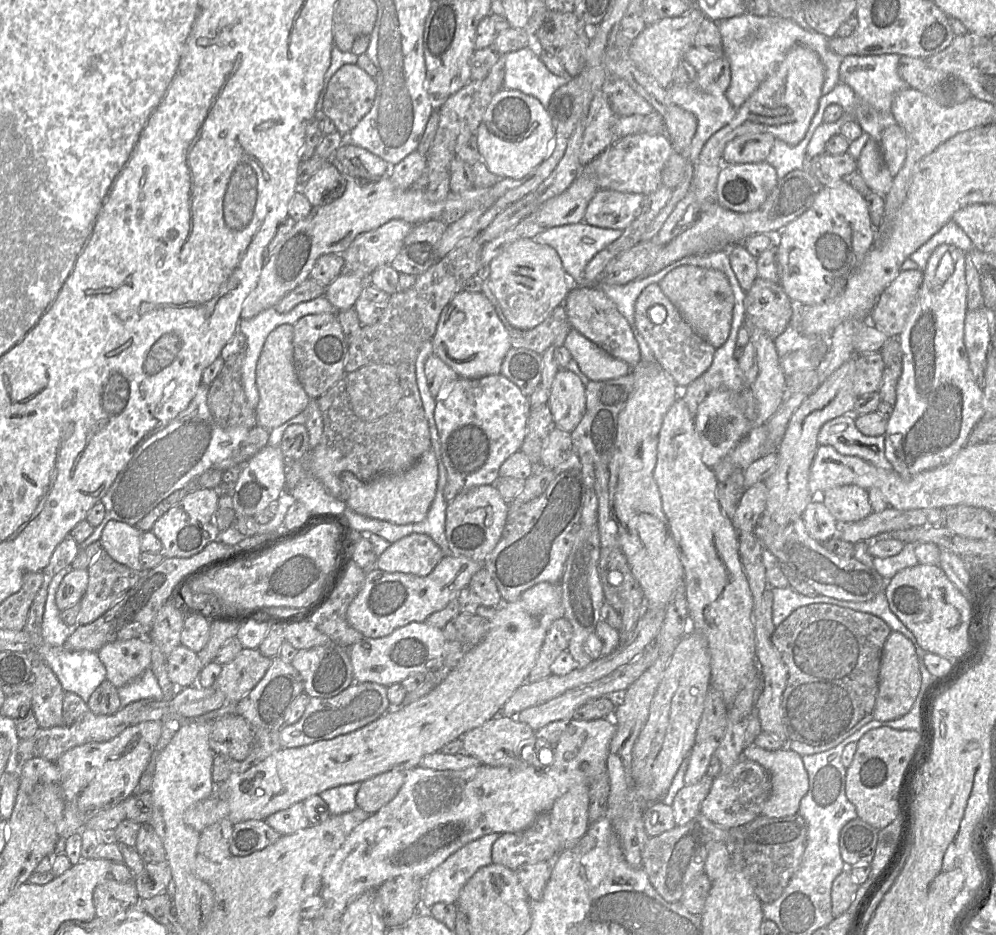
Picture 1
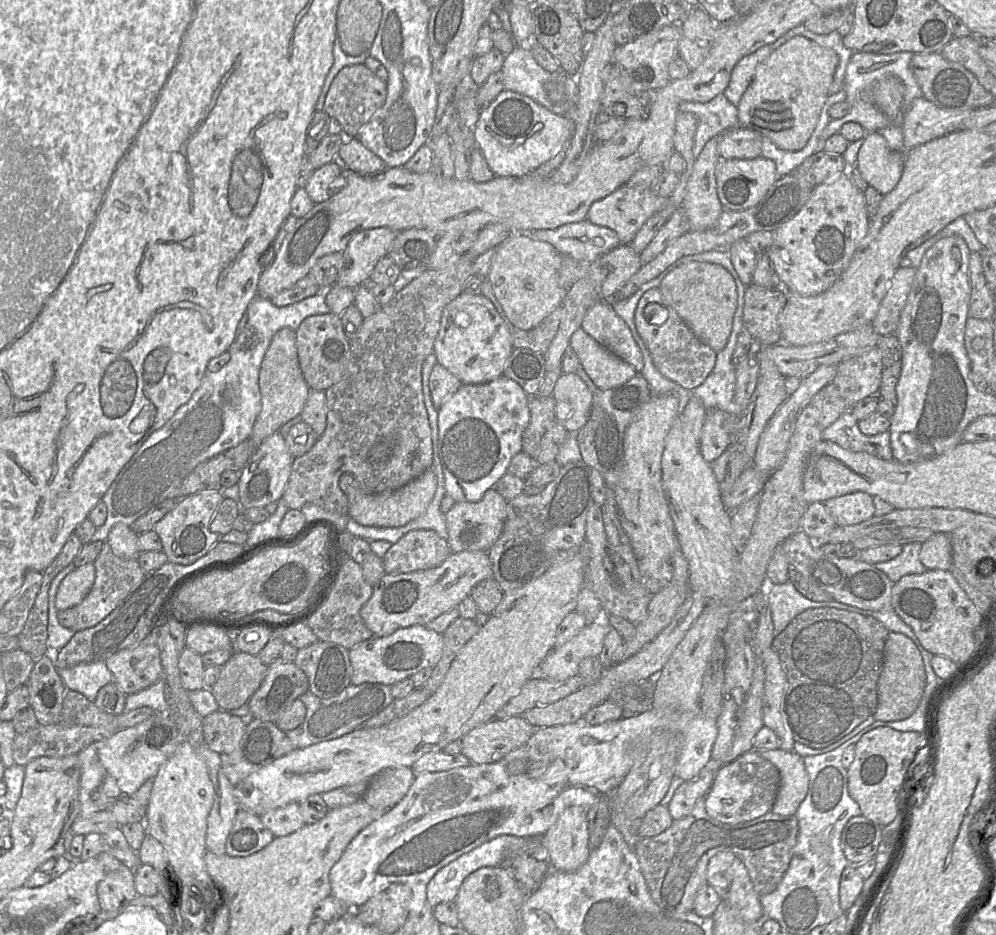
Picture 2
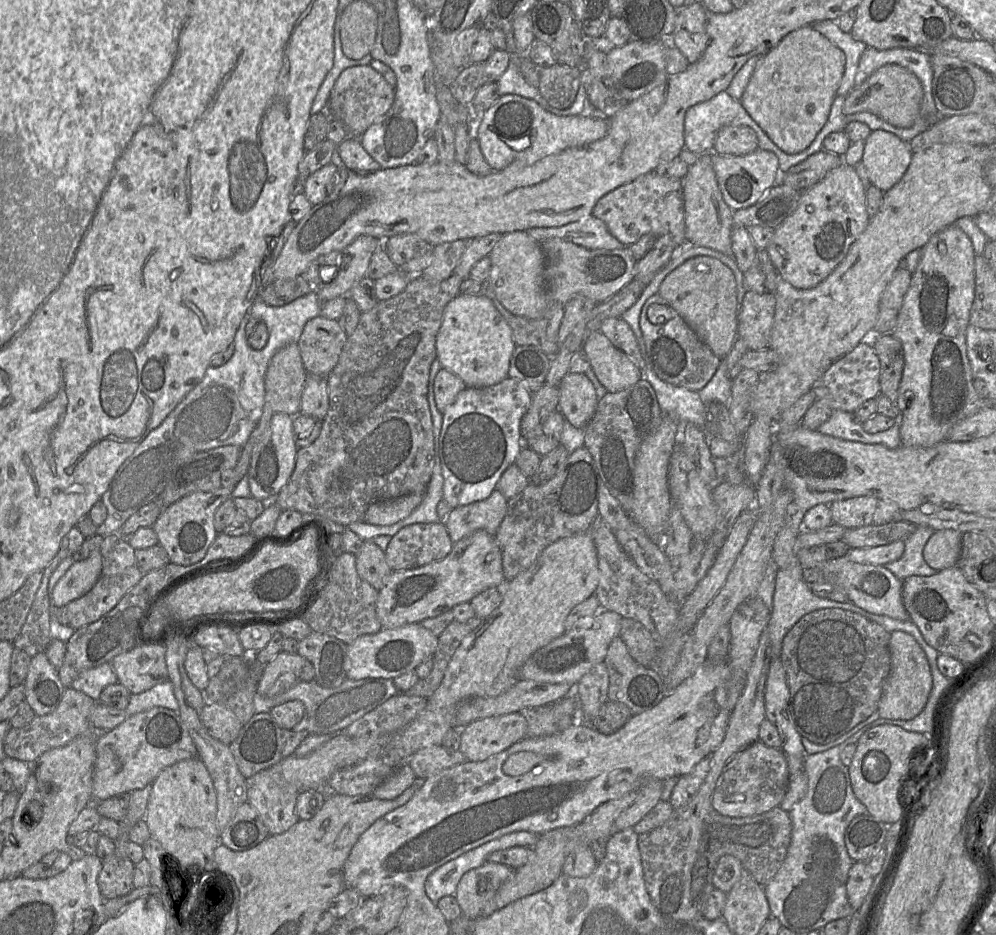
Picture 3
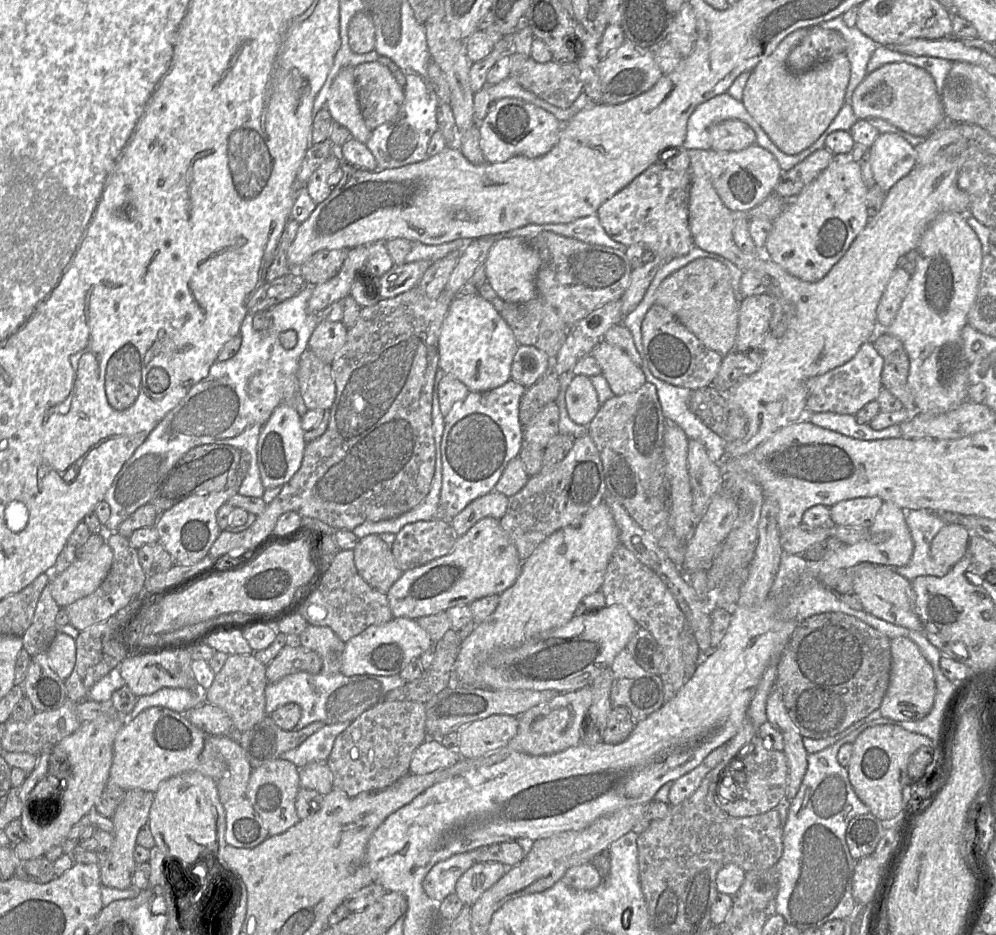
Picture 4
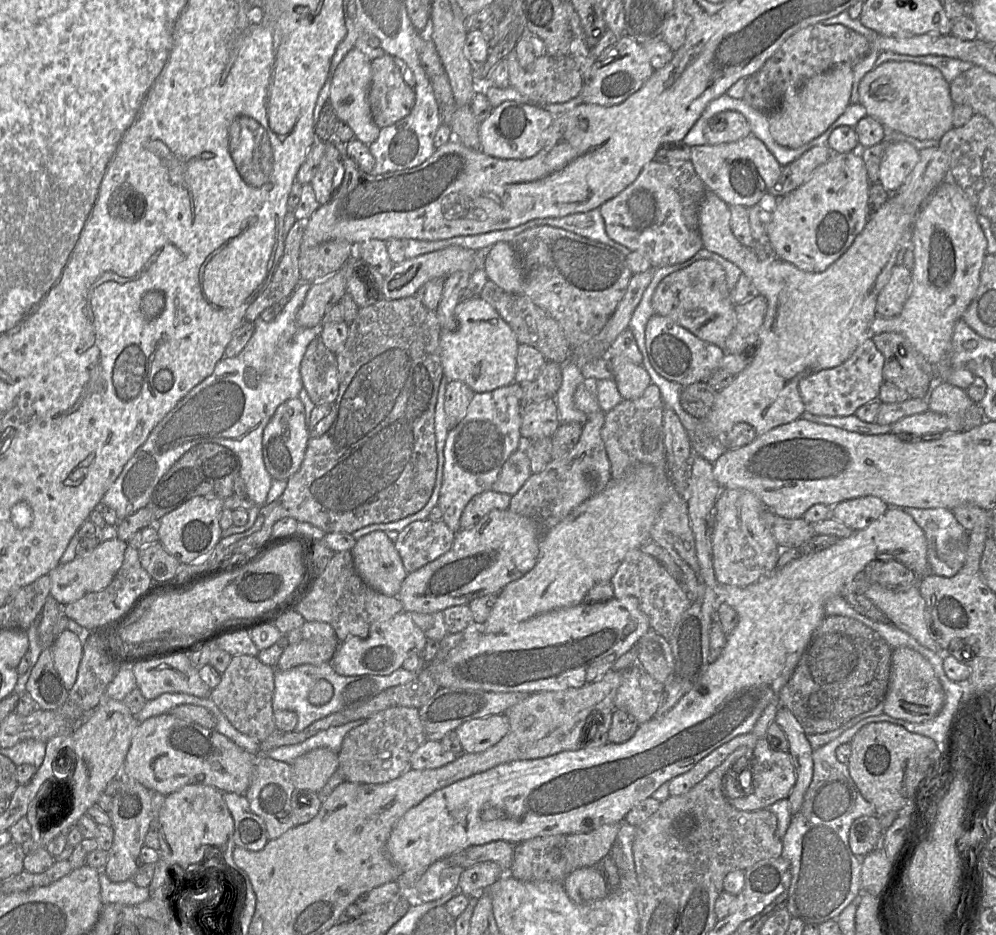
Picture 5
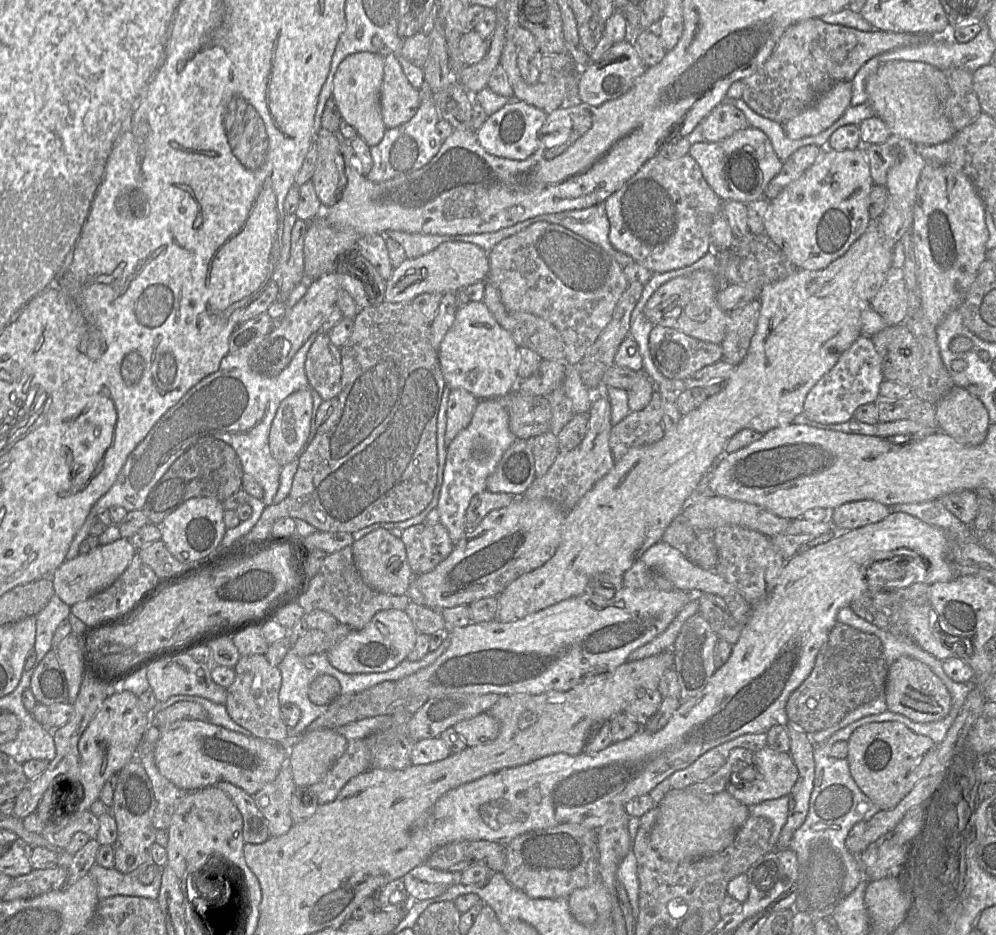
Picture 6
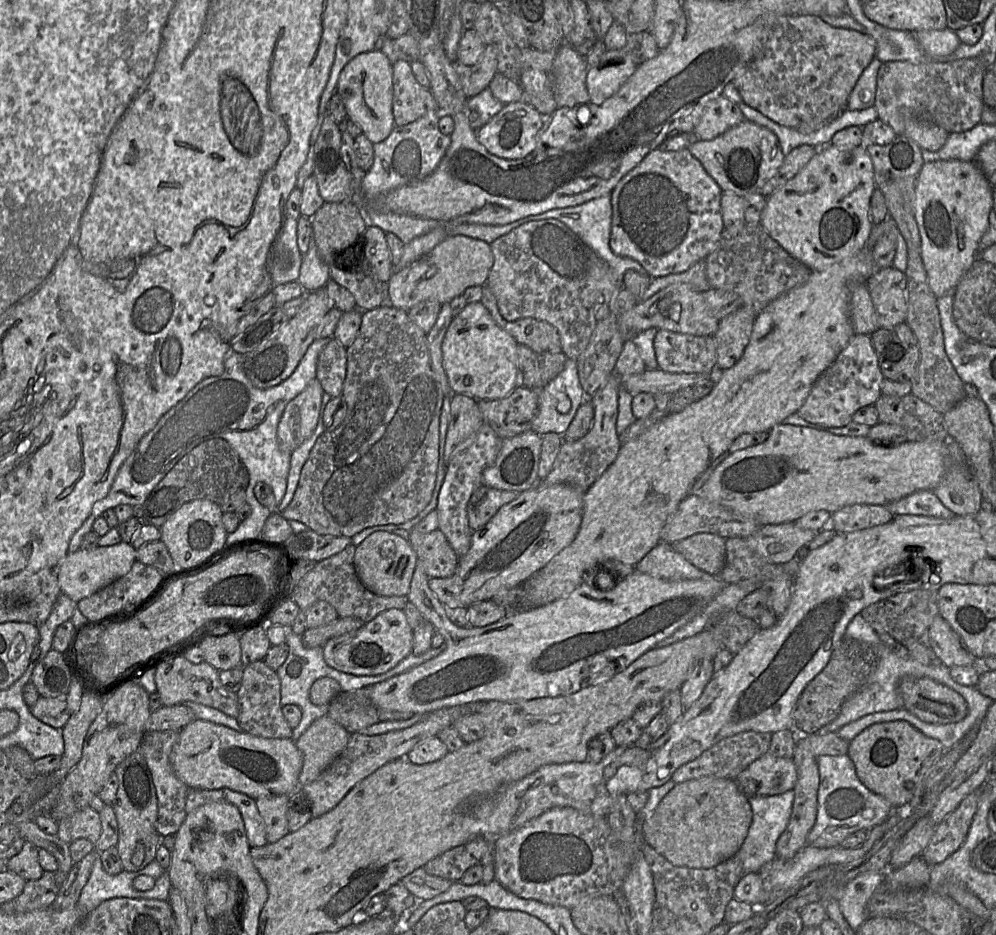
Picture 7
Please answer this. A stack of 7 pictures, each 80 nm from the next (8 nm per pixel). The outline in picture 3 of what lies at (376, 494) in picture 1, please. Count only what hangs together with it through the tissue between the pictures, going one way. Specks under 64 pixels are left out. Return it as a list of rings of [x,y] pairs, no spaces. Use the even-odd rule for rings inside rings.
[[[410,494],[395,499],[372,503],[363,522],[386,526],[408,517],[422,502],[424,495]]]

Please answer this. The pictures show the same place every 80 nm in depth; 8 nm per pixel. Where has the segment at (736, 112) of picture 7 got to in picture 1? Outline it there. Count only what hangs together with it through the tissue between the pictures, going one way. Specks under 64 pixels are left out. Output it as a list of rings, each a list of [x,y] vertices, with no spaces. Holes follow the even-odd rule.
[[[746,133],[737,136],[726,144],[723,151],[723,164],[765,161],[775,139],[769,133]]]

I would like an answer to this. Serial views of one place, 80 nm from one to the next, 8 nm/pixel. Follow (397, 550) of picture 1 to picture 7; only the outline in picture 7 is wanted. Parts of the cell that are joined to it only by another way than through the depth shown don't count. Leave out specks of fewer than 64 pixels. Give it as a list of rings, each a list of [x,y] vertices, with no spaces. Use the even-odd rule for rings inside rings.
[[[439,528],[429,533],[410,530],[407,539],[429,578],[448,578],[455,573],[459,557]]]

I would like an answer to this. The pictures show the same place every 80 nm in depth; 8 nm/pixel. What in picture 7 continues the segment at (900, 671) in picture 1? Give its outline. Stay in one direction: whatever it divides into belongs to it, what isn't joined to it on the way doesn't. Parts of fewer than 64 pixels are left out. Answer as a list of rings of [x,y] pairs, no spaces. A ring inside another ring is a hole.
[[[904,676],[899,690],[904,708],[921,720],[932,724],[948,724],[963,720],[968,714],[965,698],[929,677]]]

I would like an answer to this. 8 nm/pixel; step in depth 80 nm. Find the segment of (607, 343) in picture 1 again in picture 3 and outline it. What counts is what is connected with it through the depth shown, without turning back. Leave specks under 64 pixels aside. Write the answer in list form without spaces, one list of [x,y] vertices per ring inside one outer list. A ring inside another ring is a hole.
[[[611,317],[605,319],[601,323],[598,331],[601,332],[616,348],[626,353],[633,363],[641,370],[643,375],[645,362],[640,354],[637,340],[630,326],[624,320],[622,320],[621,317]]]

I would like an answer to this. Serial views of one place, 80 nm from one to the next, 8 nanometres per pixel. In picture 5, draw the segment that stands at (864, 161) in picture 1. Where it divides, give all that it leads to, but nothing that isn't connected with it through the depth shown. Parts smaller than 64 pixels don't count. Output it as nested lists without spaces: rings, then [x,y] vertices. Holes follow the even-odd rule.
[[[889,142],[881,159],[878,183],[891,194],[897,192],[918,161],[919,151],[910,143]]]

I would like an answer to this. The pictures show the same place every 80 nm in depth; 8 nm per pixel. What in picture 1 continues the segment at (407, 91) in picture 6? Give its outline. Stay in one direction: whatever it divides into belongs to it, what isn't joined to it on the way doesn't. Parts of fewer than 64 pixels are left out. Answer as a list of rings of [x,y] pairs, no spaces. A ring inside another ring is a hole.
[[[345,64],[337,70],[329,81],[322,113],[333,121],[340,134],[347,135],[371,110],[376,90],[377,85],[373,77],[356,64]]]

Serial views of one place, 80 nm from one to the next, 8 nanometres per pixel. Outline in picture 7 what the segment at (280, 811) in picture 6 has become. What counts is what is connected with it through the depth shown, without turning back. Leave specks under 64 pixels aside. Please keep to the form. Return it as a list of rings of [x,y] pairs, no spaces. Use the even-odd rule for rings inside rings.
[[[289,795],[257,798],[256,806],[266,826],[268,843],[274,843],[289,833],[287,810]]]

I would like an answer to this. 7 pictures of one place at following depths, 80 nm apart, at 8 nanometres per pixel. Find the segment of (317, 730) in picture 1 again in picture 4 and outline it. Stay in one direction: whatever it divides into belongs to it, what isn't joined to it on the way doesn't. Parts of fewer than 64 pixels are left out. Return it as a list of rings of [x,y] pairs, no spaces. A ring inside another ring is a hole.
[[[304,671],[289,674],[277,682],[268,683],[265,689],[265,712],[270,715],[274,710],[288,703],[298,704],[301,717],[294,730],[300,730],[315,721],[325,725],[353,721],[364,711],[384,700],[385,695],[406,682],[399,674],[391,676],[336,674],[310,674]]]

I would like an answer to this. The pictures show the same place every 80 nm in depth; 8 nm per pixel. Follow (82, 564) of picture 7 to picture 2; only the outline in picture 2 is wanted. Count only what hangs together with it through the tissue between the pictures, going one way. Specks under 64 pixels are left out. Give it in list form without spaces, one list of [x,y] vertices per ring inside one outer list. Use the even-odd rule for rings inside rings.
[[[87,563],[75,568],[60,583],[55,599],[58,611],[76,607],[90,592],[95,580],[95,566]]]

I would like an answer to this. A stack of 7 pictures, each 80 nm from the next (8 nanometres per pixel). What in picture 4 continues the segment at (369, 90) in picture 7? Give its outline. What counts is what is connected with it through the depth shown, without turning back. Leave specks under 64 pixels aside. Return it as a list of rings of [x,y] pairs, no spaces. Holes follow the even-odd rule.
[[[345,67],[339,71],[331,84],[326,108],[333,121],[348,129],[350,138],[366,144],[372,131],[366,126],[361,114],[354,67]]]

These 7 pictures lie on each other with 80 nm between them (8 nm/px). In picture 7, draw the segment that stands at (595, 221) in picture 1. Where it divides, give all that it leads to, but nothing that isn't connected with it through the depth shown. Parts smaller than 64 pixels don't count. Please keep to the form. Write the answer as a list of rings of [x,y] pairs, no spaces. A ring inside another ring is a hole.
[[[688,150],[651,151],[612,190],[610,247],[622,257],[640,263],[652,278],[681,273],[713,251],[724,230],[721,214],[722,189]]]

